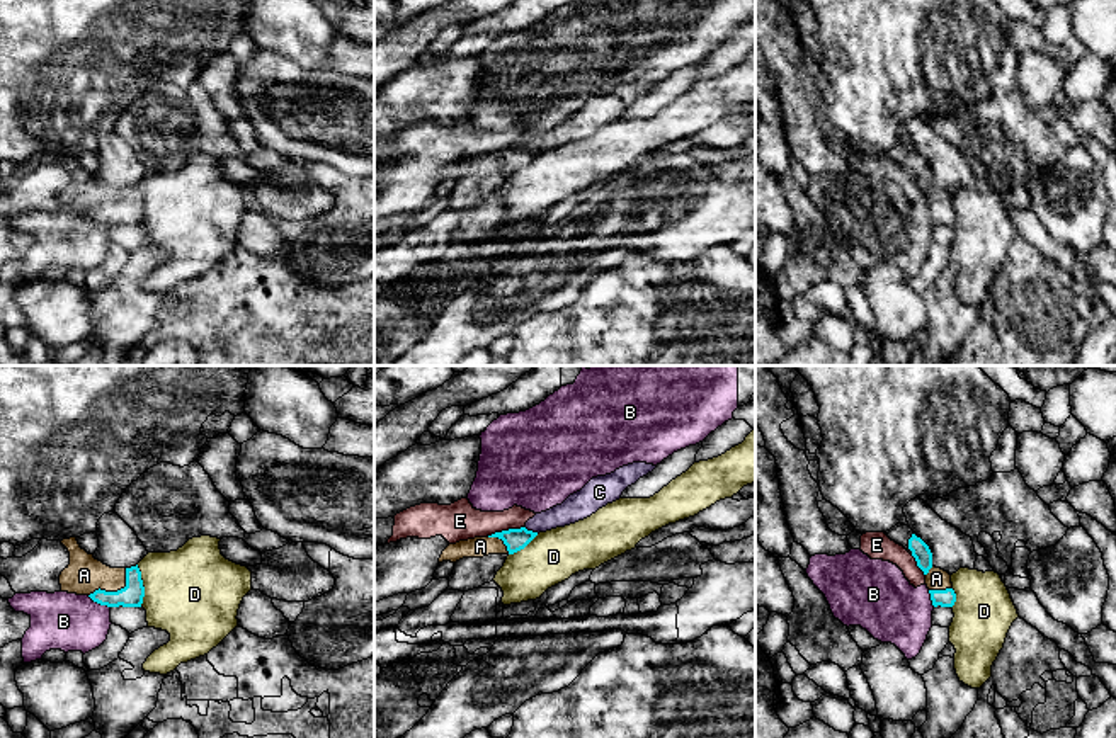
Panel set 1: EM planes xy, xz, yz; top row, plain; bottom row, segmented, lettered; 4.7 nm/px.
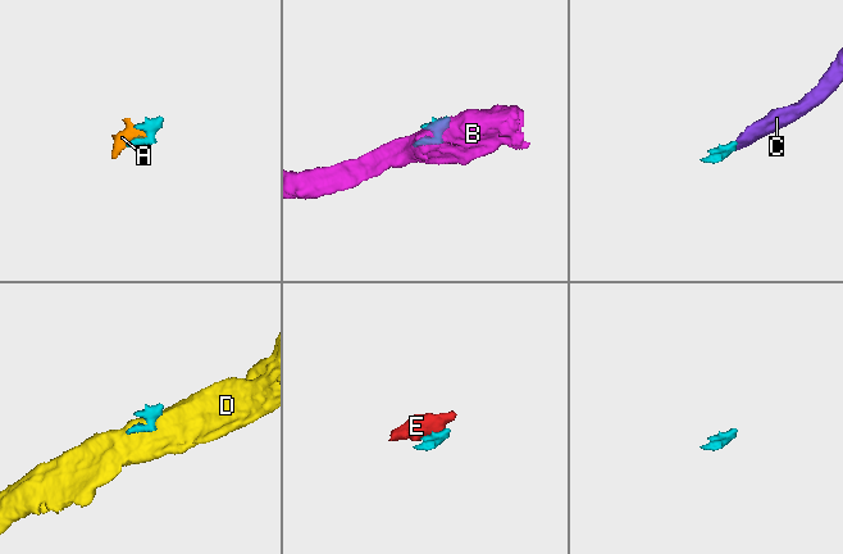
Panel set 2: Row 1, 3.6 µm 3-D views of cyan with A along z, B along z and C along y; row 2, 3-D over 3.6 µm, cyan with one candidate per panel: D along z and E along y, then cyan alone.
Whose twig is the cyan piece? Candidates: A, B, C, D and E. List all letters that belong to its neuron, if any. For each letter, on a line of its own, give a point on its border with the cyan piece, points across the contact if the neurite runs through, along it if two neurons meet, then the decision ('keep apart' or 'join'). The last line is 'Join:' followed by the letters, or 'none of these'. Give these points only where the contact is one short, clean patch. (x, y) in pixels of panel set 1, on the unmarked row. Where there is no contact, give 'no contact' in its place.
A: contact xy (114, 211); way xy (131, 215), (128, 211), (114, 211), (108, 204), (84, 194); join
B: contact xy (99, 221); border xy (87, 215), (109, 227); keep apart
C: contact xz (531, 150); way xz (516, 158), (531, 150), (540, 141), (577, 126); join
D: contact xy (142, 204); border xy (136, 184), (143, 206), (142, 225); keep apart
E: contact xz (506, 150); border xz (523, 145), (495, 150), (489, 155); keep apart
Join: A, C

